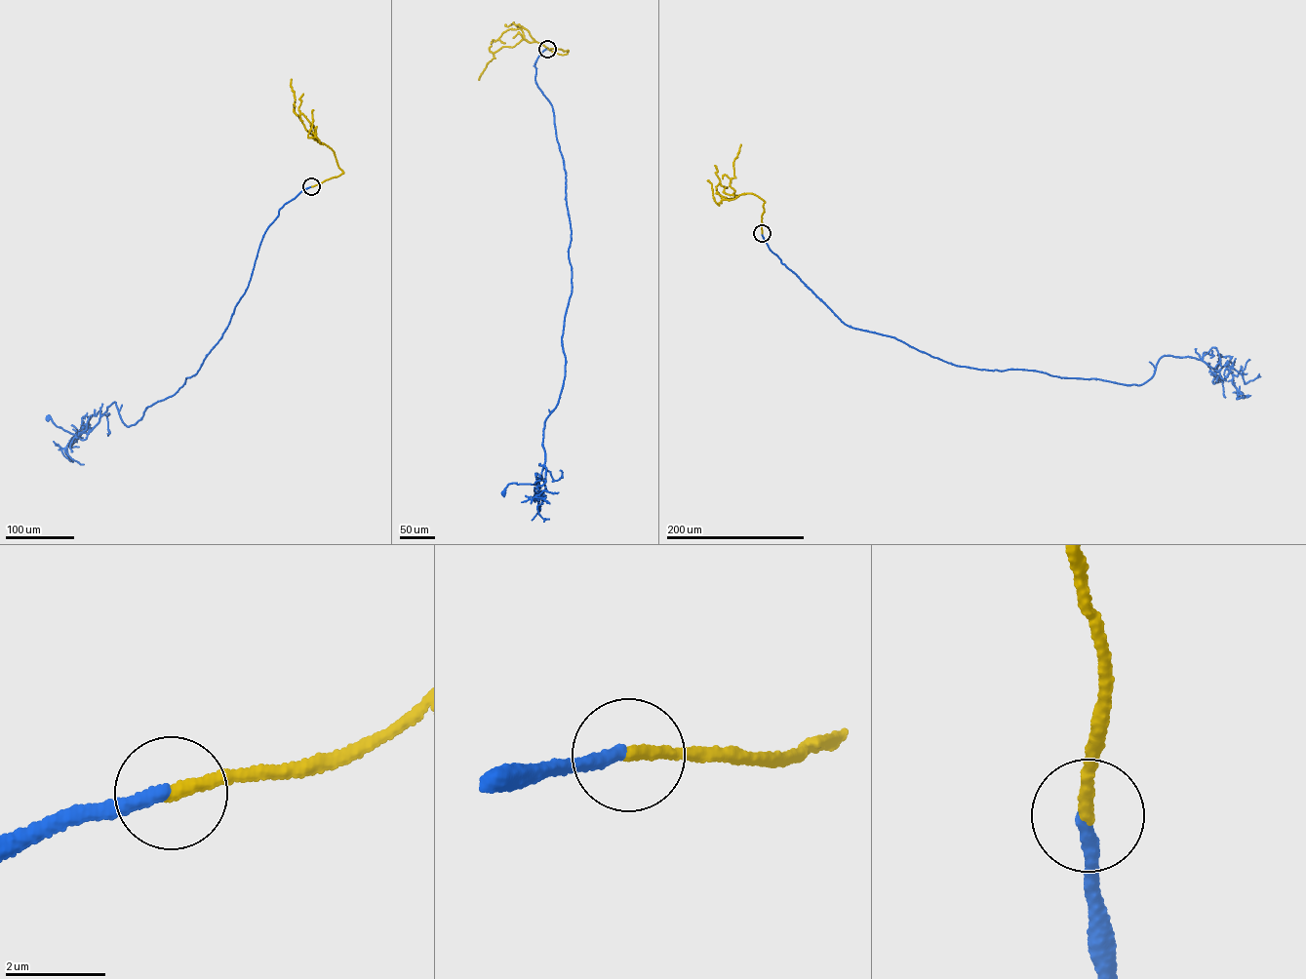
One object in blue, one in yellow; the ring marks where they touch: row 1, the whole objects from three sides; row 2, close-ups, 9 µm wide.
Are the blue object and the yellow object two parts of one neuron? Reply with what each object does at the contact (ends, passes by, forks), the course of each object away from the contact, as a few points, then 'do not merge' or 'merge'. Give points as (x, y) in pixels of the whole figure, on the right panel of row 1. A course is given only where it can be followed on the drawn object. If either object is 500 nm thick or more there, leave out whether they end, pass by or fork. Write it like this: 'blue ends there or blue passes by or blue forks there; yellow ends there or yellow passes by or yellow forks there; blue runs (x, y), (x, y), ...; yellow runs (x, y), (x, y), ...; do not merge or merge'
blue ends there; yellow ends there; blue runs (762, 233), (846, 325), (956, 366), (1139, 385), (1168, 355), (1202, 360), (1225, 380), (1217, 378); yellow runs (762, 233), (765, 202), (751, 193), (733, 195), (734, 191), (730, 185), (734, 176), (733, 162), (740, 144); merge

